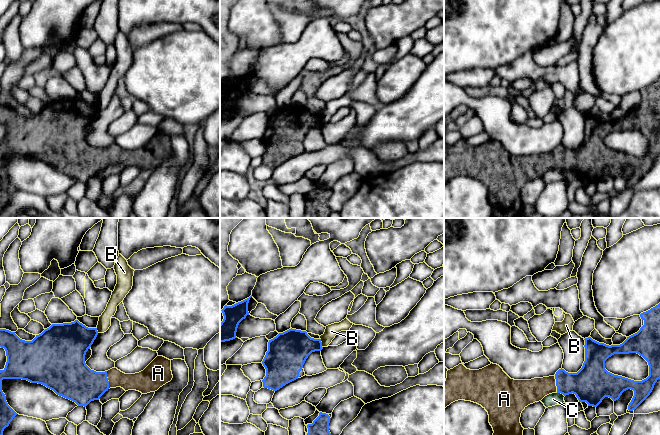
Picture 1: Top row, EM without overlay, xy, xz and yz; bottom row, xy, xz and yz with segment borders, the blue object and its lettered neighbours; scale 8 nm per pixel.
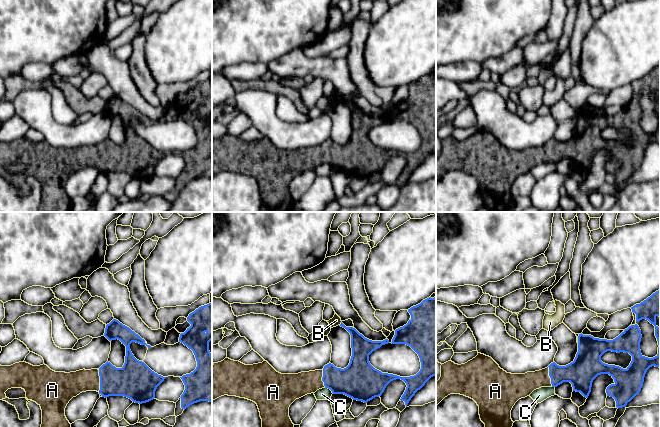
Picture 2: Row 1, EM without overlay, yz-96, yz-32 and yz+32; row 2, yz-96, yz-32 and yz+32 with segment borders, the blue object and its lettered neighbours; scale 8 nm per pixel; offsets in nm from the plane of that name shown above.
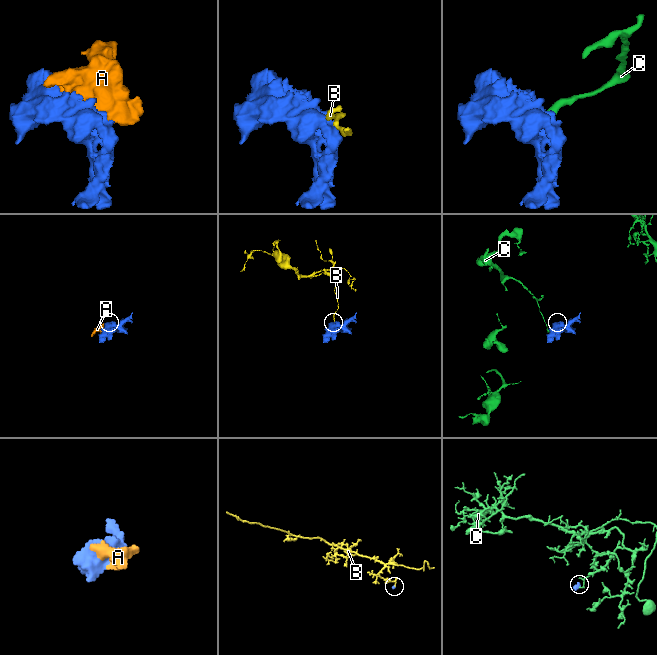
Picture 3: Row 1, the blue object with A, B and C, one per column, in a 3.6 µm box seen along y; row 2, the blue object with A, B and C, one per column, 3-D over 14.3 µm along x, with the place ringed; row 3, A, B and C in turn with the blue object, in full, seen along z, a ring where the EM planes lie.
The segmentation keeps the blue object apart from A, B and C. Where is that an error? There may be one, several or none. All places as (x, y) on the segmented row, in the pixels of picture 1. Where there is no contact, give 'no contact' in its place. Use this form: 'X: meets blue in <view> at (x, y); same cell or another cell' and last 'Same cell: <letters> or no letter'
A: meets blue in xy at (107, 380); same cell
B: meets blue in xz at (321, 343); another cell
C: meets blue in yz at (561, 393); another cell
Same cell: A

